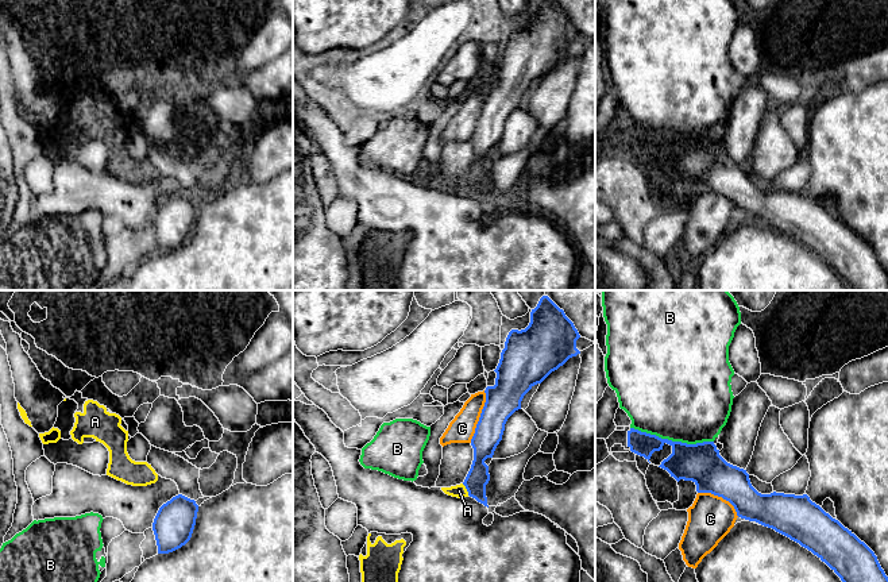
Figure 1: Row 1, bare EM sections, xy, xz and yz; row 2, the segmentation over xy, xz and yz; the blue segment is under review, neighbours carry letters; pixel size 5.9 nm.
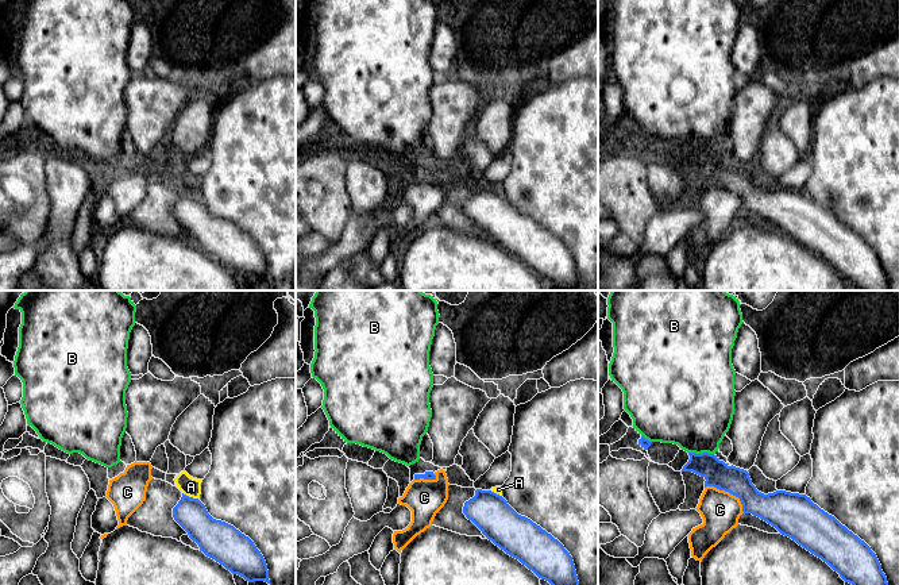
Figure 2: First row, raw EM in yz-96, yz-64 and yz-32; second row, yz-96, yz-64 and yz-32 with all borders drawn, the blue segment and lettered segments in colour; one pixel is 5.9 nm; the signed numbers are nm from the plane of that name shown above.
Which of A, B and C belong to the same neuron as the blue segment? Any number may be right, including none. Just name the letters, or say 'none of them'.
none of them

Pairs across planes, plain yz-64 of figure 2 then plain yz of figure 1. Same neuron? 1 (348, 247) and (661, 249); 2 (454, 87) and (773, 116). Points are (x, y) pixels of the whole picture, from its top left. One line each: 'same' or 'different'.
1: same
2: different

